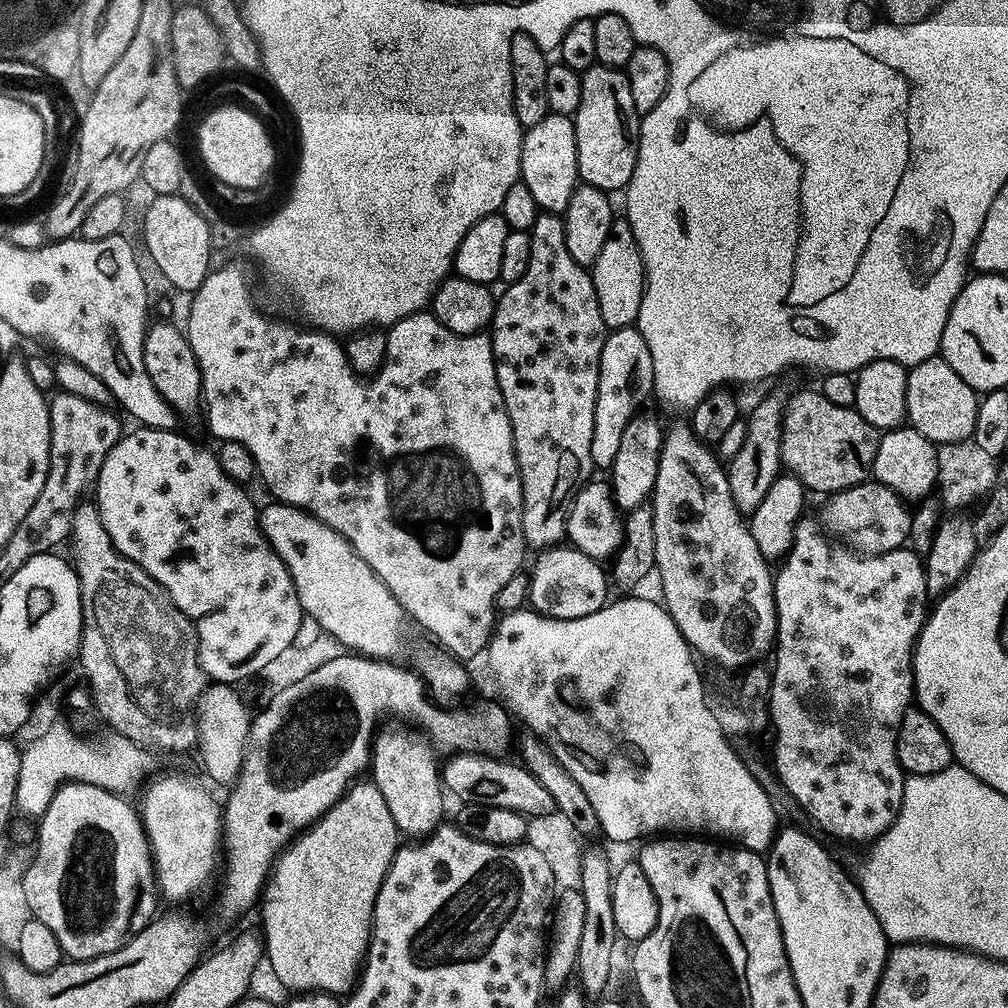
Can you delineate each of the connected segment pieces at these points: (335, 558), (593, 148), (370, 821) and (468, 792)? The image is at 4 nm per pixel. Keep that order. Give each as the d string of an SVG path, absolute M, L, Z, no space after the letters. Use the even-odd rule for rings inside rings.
M271 502L259 509L260 531L267 538L274 551L282 558L292 576L292 585L300 598L301 609L313 615L325 633L332 634L344 644L345 649L373 660L391 661L400 652L404 640L404 620L406 613L396 601L395 594L380 580L374 569L352 548L346 537L323 524L311 512L296 507L295 504Z
M592 66L582 76L582 98L574 117L576 126L576 171L579 179L589 184L589 189L600 194L613 194L627 189L636 165L637 137L634 129L638 124L638 113L631 97L630 82L623 71L611 67Z
M374 782L367 783L353 783L320 819L299 833L276 857L264 885L259 908L264 919L262 939L267 963L272 963L272 972L280 980L300 976L304 990L311 989L311 984L336 984L340 976L355 977L368 951L372 908L396 857L398 829L386 798L382 798L382 790Z
M473 751L455 753L442 768L445 789L472 804L491 808L514 809L527 817L554 814L558 811L554 797L540 784L538 779L521 763L512 764L507 759Z

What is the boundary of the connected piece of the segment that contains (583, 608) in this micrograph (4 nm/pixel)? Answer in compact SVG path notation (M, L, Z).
M567 547L541 551L537 555L540 557L537 558L536 565L530 568L532 586L528 595L528 604L540 615L550 616L554 620L586 618L610 600L610 596L604 592L598 593L597 596L584 596L588 592L588 584L580 580L579 572L583 568L593 567L594 561L581 548Z

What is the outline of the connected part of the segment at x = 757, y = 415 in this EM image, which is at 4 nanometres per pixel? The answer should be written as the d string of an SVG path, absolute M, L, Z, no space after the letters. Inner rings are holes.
M768 396L755 406L746 420L746 434L740 450L729 459L726 466L728 485L735 506L745 516L753 515L753 512L761 505L762 499L769 492L770 486L779 476L782 461L780 459L780 440L783 428L783 403Z

